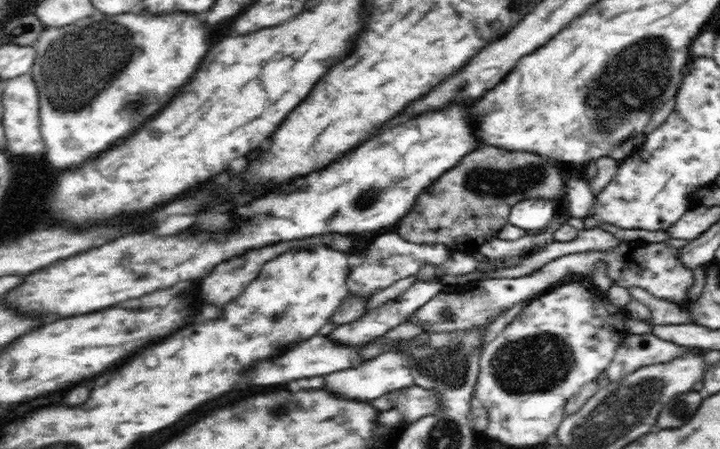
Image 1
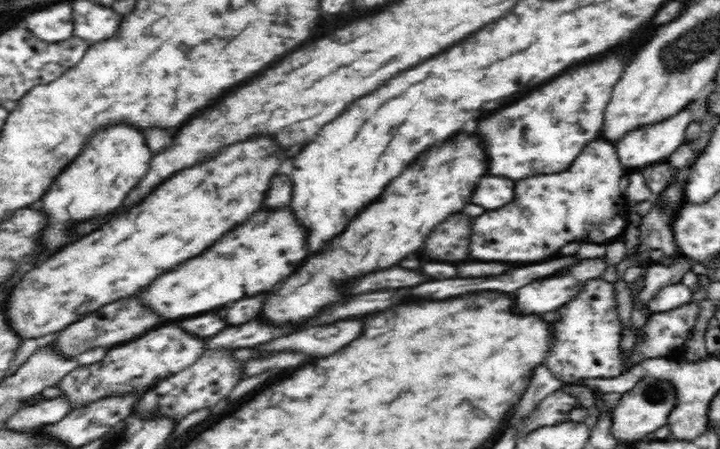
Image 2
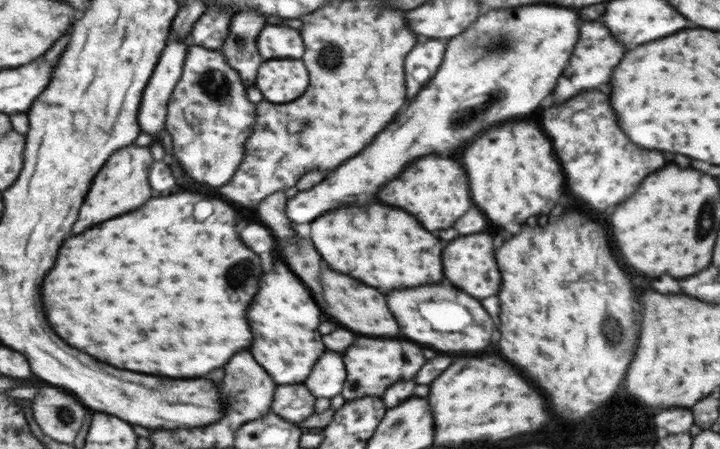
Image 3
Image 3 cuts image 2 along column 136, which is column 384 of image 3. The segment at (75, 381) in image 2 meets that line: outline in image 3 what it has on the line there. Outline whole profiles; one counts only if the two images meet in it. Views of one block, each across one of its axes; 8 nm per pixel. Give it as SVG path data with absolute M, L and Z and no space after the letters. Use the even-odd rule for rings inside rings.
M358 338L344 354L346 366L350 366L350 376L345 381L344 392L341 393L346 401L369 396L381 397L394 382L414 378L420 366L424 364L424 354L418 344L390 338Z

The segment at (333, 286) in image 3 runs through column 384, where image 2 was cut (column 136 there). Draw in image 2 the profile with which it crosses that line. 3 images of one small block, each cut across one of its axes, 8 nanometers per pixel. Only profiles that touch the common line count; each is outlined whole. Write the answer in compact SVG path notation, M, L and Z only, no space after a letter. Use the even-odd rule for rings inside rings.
M136 296L132 298L122 298L118 302L112 302L108 306L102 306L100 310L96 310L94 314L82 318L80 322L74 322L72 326L64 328L56 340L52 340L55 350L64 356L64 358L75 358L78 354L82 354L84 350L92 350L96 346L102 346L102 348L112 348L114 344L120 344L120 342L128 342L136 336L140 336L142 332L148 332L152 330L154 326L162 324L162 320L152 314L150 310L142 308L136 300Z

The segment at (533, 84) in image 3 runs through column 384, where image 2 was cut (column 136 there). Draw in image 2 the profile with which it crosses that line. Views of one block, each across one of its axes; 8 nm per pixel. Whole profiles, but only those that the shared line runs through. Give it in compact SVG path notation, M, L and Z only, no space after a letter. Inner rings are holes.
M118 126L118 130L110 130L110 134L102 134L102 138L94 138L94 142L86 146L86 154L82 154L78 162L70 162L62 172L62 178L58 178L46 192L46 198L42 198L42 210L46 210L50 220L50 226L44 232L44 250L56 250L72 242L68 234L74 220L90 220L84 216L114 212L124 202L126 194L142 180L150 158L152 152L146 146L146 140L138 130L130 130L130 126Z

